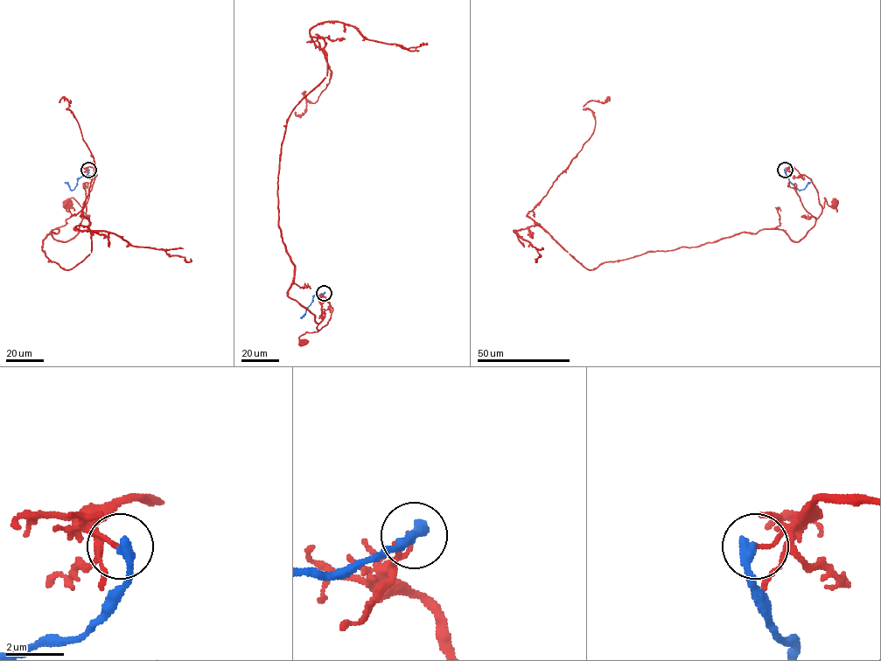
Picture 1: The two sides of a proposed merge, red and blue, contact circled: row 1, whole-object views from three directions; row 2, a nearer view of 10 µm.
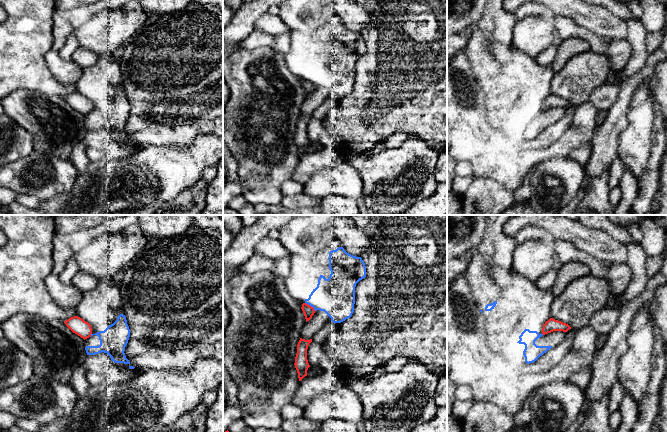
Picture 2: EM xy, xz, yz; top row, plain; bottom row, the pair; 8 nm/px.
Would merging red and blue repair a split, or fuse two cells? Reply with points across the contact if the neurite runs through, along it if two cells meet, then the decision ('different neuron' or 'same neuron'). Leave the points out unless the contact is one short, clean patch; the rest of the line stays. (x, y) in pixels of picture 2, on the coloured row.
different neuron

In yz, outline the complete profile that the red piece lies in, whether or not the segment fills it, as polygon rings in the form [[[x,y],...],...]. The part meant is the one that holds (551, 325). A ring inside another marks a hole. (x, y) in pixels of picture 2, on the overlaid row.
[[[550,318],[543,324],[542,334],[545,335],[553,331],[567,332],[569,329],[571,329],[571,327],[568,324]]]

